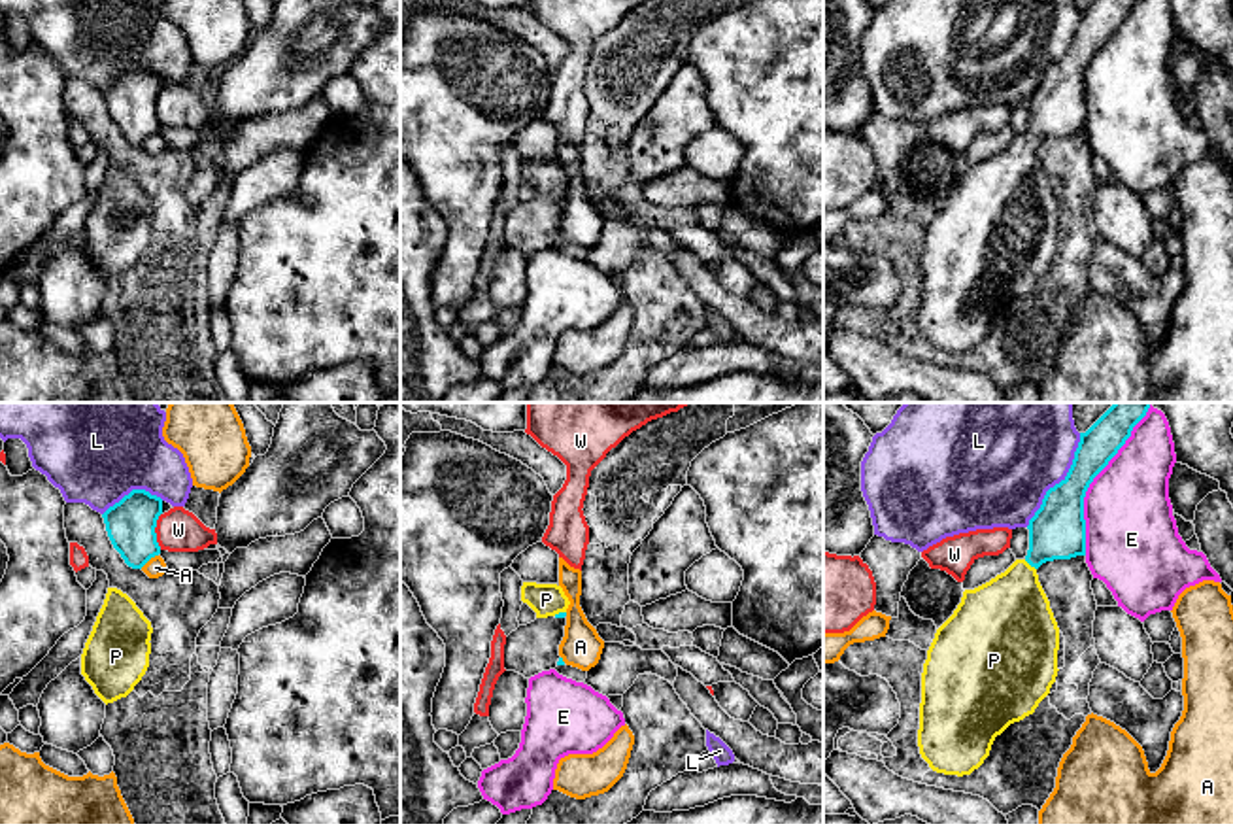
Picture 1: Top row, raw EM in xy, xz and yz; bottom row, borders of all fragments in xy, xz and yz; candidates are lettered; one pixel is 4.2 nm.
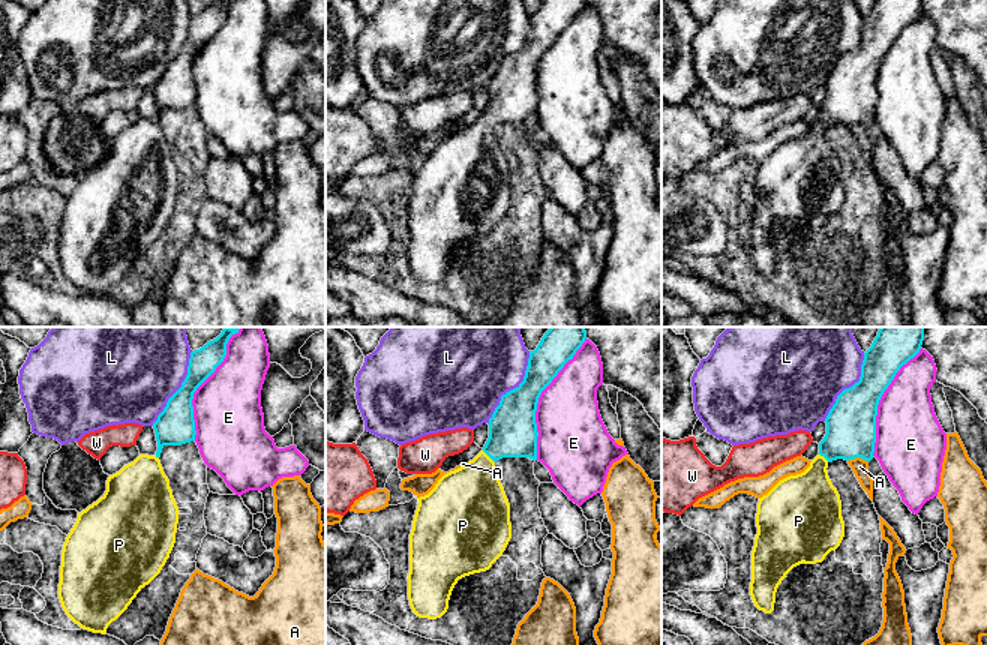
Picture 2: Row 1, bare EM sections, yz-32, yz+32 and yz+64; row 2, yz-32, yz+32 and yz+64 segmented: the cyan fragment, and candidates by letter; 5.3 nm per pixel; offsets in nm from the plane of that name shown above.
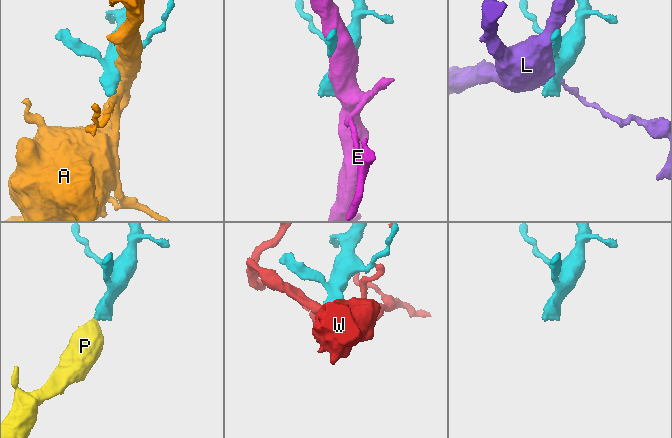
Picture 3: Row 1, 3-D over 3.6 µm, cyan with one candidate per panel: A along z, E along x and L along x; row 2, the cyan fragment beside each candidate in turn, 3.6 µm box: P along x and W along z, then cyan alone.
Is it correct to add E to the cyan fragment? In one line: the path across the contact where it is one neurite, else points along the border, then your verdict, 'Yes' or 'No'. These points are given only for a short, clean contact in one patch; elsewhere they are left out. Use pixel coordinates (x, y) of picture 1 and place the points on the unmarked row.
No

